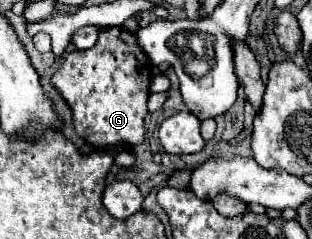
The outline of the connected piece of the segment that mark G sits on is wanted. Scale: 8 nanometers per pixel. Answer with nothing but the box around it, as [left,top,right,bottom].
[51,26,151,150]

